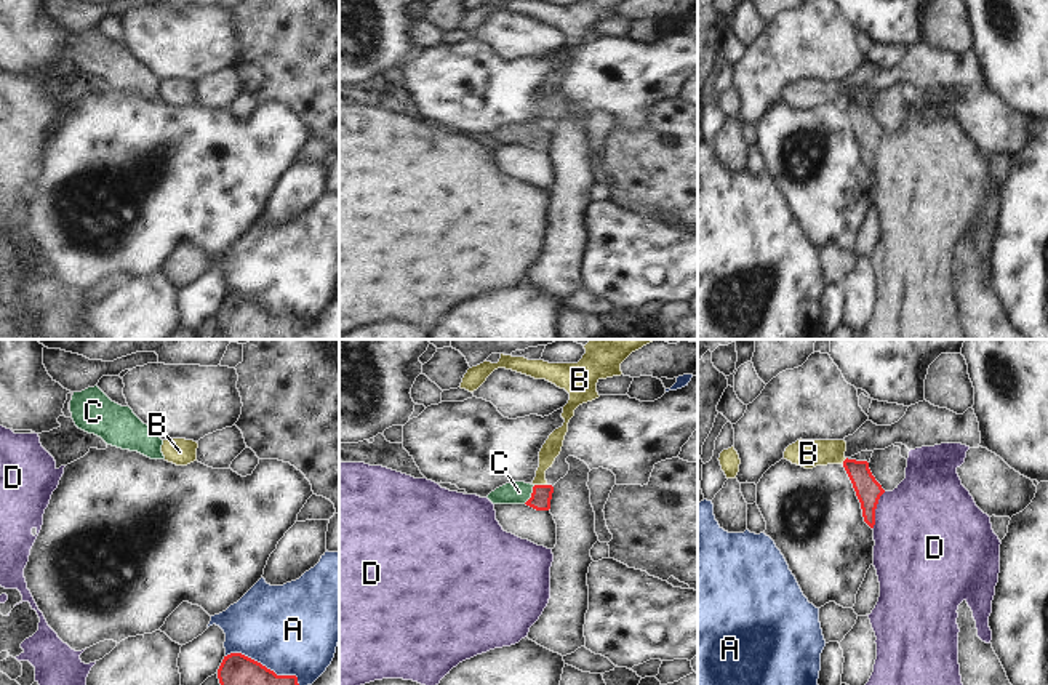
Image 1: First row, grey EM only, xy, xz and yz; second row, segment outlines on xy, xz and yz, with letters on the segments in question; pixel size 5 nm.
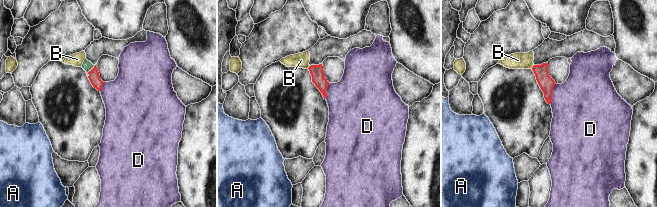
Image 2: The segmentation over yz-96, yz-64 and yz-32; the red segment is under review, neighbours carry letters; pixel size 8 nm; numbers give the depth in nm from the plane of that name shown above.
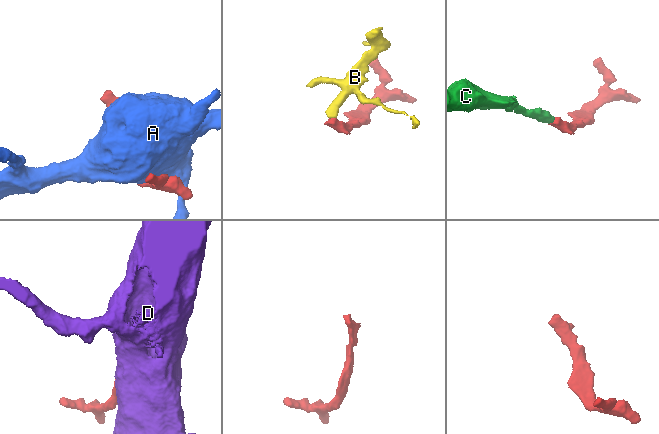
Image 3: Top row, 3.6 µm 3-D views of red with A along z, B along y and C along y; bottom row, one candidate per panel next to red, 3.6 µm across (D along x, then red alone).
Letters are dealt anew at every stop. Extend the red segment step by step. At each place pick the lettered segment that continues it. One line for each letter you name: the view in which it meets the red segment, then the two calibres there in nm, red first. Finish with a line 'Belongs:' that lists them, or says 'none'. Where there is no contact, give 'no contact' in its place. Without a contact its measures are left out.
C: contact in xz; calibres 100 and 110 nm
Belongs: C

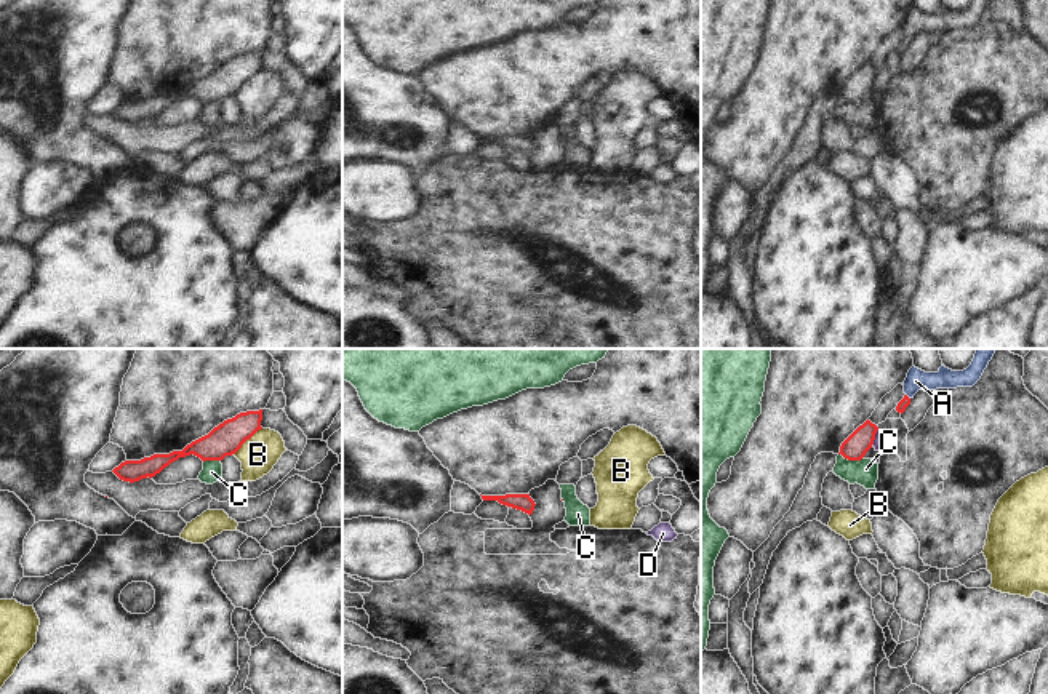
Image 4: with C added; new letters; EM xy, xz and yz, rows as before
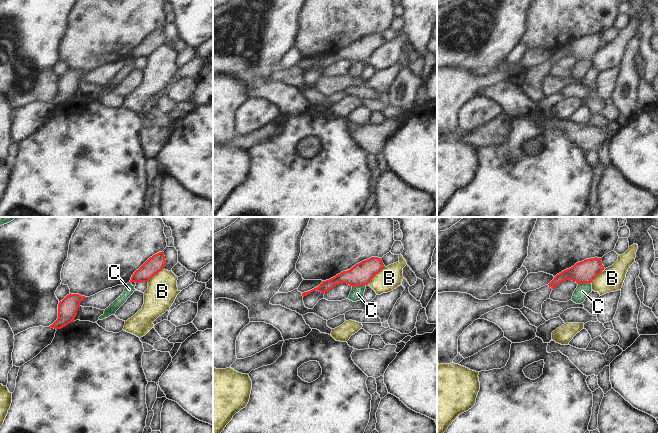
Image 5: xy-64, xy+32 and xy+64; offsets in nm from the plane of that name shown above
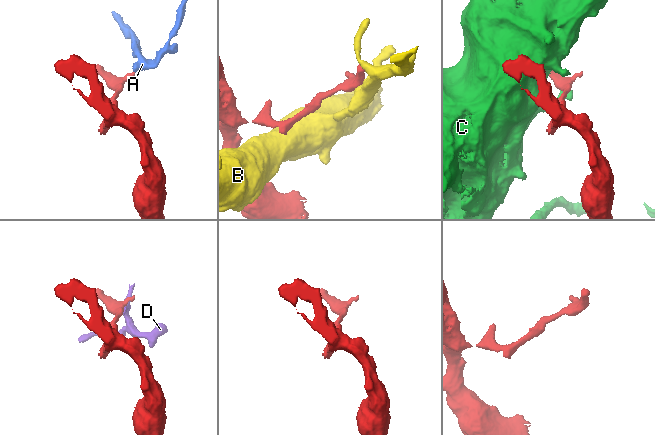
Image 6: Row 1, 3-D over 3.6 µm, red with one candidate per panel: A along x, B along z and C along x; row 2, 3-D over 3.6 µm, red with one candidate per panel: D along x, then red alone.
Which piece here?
A: contact in yz; calibres 50 and 110 nm
Belongs: A

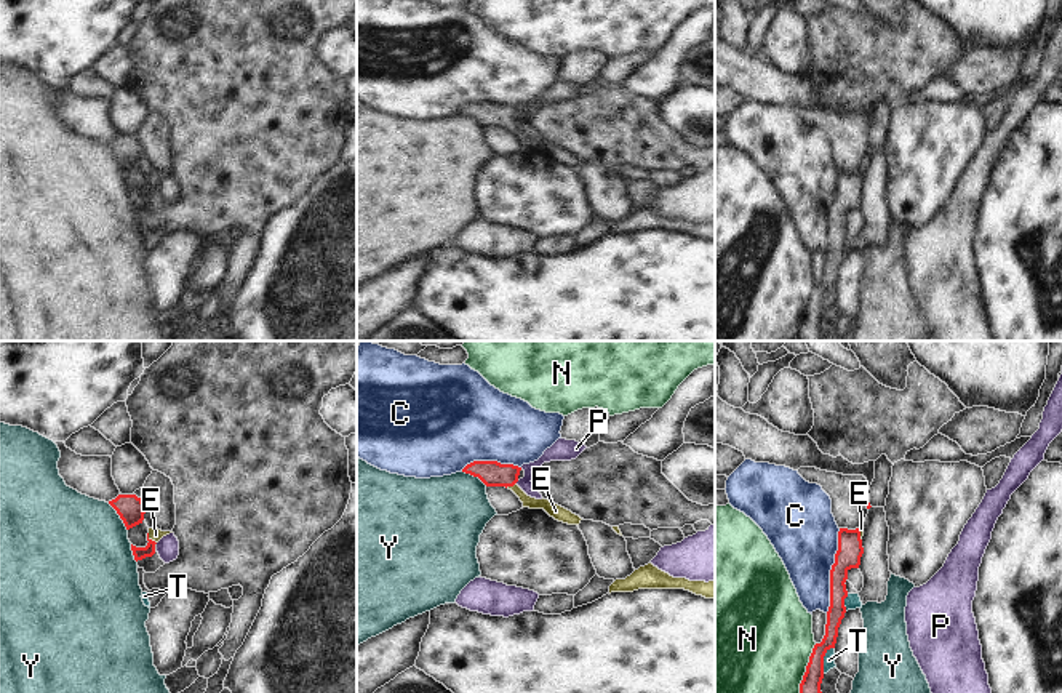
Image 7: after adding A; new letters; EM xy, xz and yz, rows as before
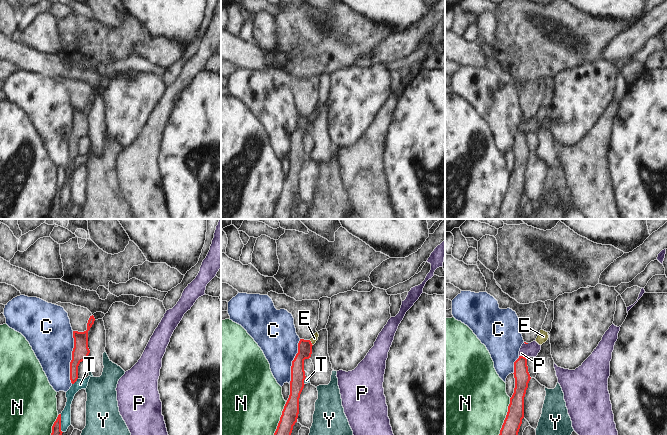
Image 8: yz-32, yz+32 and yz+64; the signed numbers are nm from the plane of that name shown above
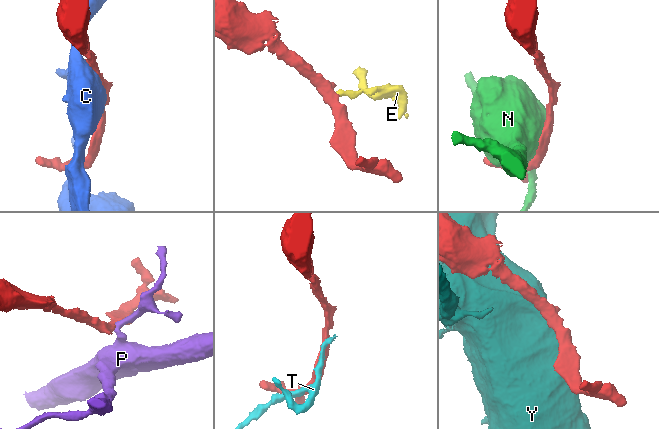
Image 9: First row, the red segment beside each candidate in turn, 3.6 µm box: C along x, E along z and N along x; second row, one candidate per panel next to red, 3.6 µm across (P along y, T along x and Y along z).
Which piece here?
E: contact in xy; calibres 60 and 70 nm
Belongs: E

